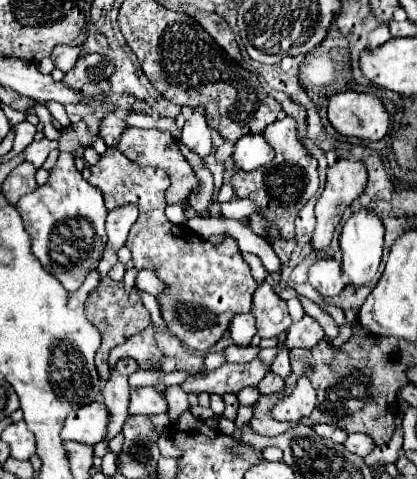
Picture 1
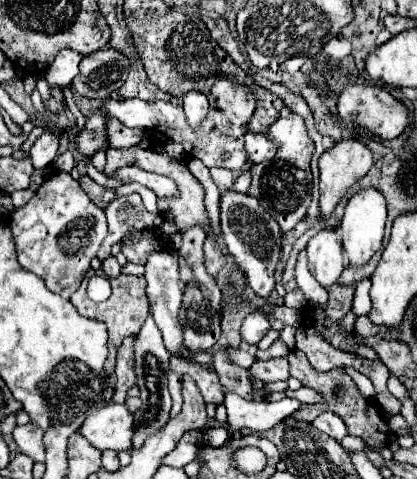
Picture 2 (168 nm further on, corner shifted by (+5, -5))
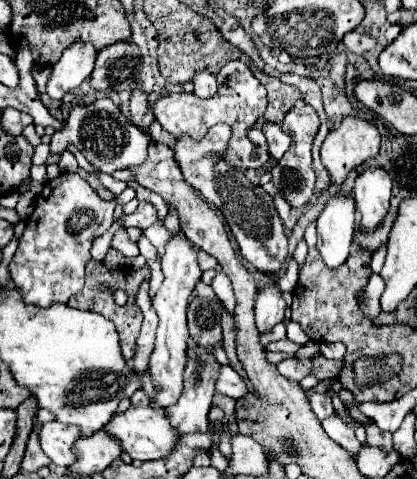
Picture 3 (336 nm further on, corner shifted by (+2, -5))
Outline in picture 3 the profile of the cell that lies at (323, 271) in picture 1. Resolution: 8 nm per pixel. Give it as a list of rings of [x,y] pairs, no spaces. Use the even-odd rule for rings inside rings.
[[[350,196],[334,198],[324,206],[316,222],[318,230],[316,248],[328,268],[338,268],[350,256],[354,220],[356,220],[356,208]]]

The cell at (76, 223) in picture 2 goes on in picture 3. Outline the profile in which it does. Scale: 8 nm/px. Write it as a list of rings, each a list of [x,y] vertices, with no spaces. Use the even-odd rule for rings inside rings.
[[[62,172],[58,178],[44,184],[44,190],[36,196],[36,208],[26,220],[26,228],[20,236],[18,250],[10,262],[10,276],[14,284],[22,290],[24,300],[38,306],[50,306],[50,302],[68,302],[84,286],[84,268],[90,262],[92,242],[102,236],[114,222],[114,206],[125,205],[136,197],[135,190],[128,186],[119,197],[105,201],[90,188],[86,180],[78,174]]]

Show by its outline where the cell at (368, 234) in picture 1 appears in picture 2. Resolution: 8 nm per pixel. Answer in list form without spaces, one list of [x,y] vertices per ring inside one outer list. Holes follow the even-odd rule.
[[[369,186],[369,188],[355,192],[349,198],[341,226],[339,226],[339,232],[341,232],[343,248],[345,248],[345,254],[347,254],[347,260],[349,260],[351,266],[365,264],[373,256],[373,252],[377,252],[381,248],[385,218],[387,218],[387,202],[385,202],[385,196],[379,188]]]

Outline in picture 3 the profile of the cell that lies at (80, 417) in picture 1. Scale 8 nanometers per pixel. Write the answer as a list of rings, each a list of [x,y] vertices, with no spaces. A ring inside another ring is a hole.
[[[130,406],[126,412],[116,412],[110,418],[110,424],[106,424],[106,434],[114,436],[122,450],[130,456],[130,458],[138,458],[138,460],[158,460],[164,458],[176,444],[178,434],[174,432],[174,428],[170,426],[166,412],[164,410],[154,410],[150,406],[146,408],[136,408]]]

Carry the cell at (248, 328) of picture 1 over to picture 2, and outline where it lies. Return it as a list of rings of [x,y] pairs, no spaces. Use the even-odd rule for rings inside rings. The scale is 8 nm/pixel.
[[[255,310],[251,314],[247,314],[243,326],[241,326],[241,338],[251,342],[251,344],[257,344],[269,330],[271,330],[271,324],[267,320],[269,316],[261,310]]]

